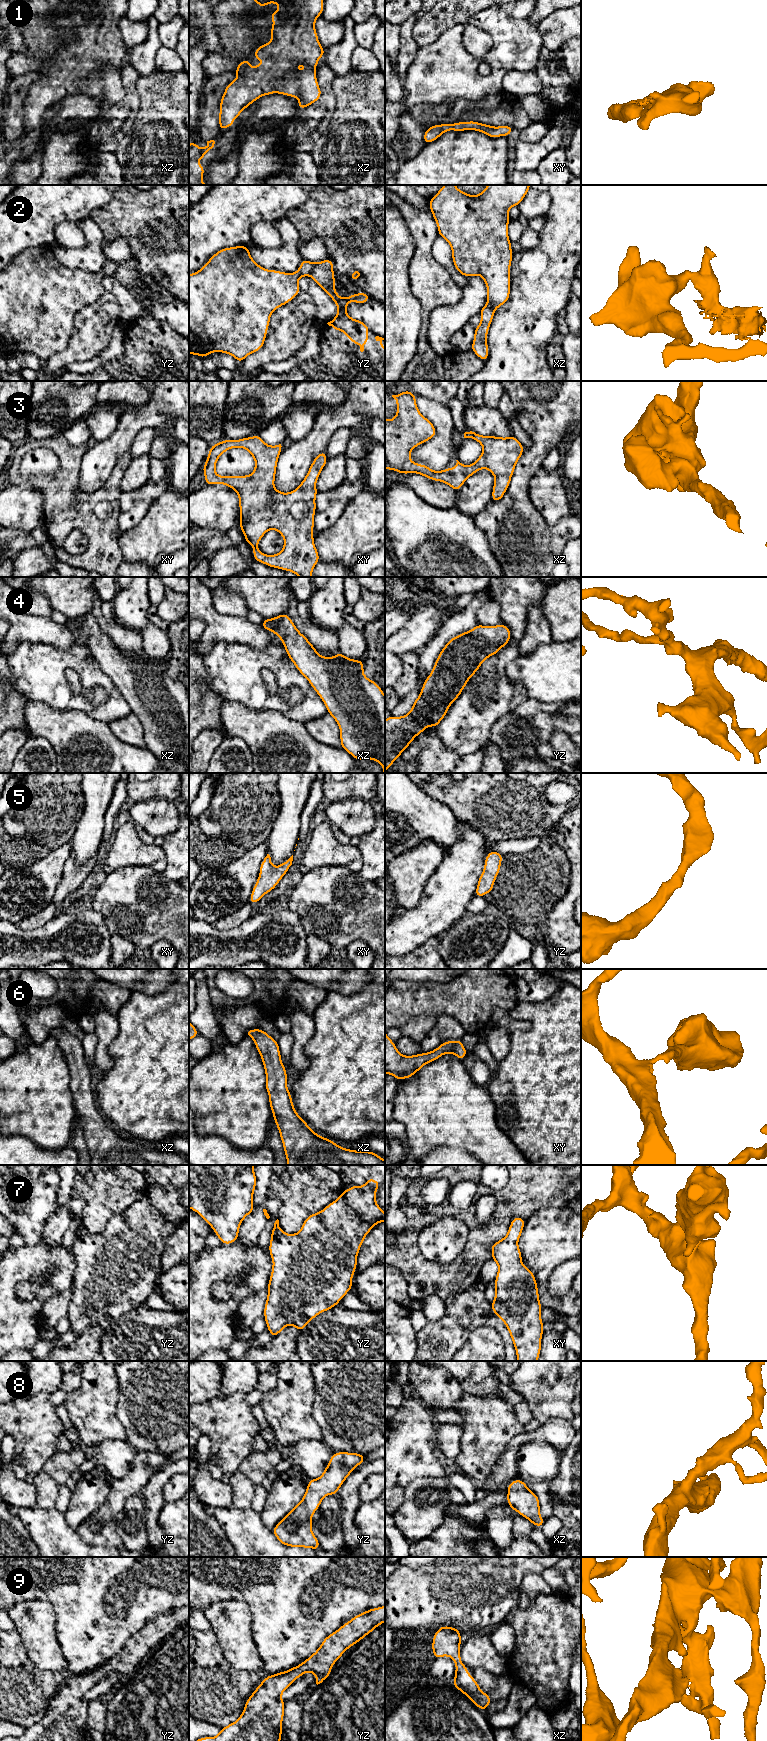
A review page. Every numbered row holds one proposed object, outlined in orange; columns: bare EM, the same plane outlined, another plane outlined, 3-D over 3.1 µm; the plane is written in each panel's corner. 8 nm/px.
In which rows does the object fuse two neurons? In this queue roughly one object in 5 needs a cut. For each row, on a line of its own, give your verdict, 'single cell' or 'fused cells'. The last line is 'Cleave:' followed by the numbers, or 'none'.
1: single cell
2: fused cells
3: single cell
4: single cell
5: single cell
6: single cell
7: single cell
8: single cell
9: single cell
Cleave: 2

